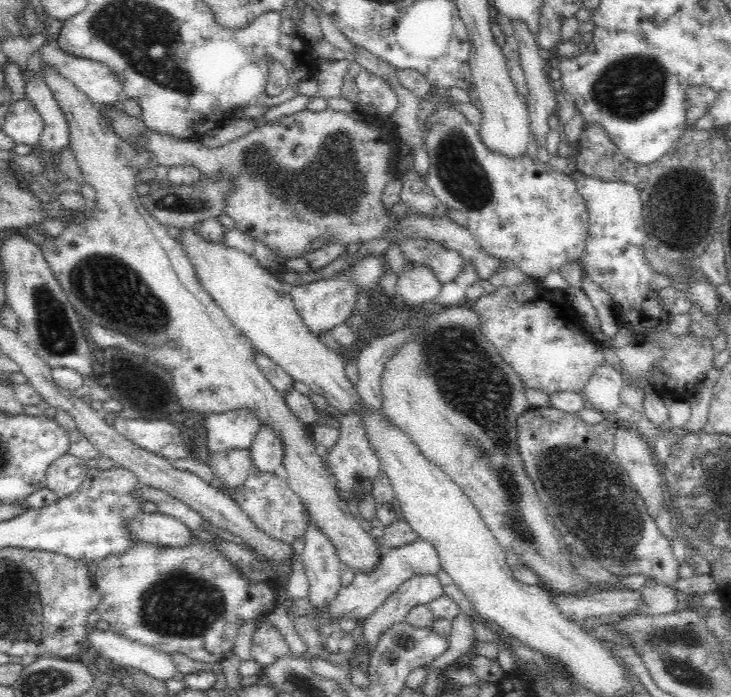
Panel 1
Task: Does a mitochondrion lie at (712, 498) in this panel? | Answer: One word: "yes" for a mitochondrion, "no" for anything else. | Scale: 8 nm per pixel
yes

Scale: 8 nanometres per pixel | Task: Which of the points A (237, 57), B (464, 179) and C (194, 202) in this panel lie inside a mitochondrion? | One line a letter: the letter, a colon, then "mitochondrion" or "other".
A: other
B: mitochondrion
C: mitochondrion

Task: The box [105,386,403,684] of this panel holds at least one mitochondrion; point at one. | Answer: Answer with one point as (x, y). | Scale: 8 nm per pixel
(180, 605)

